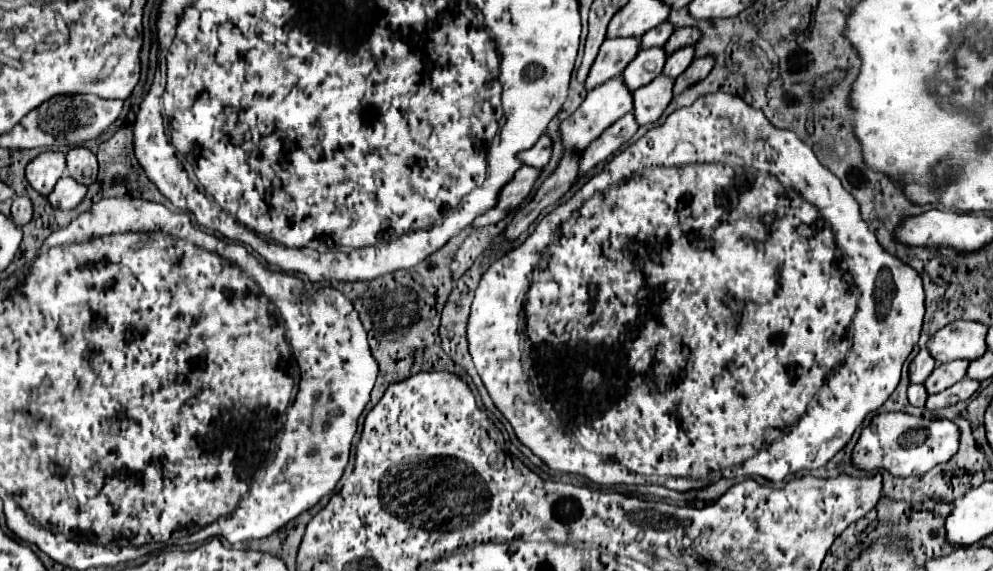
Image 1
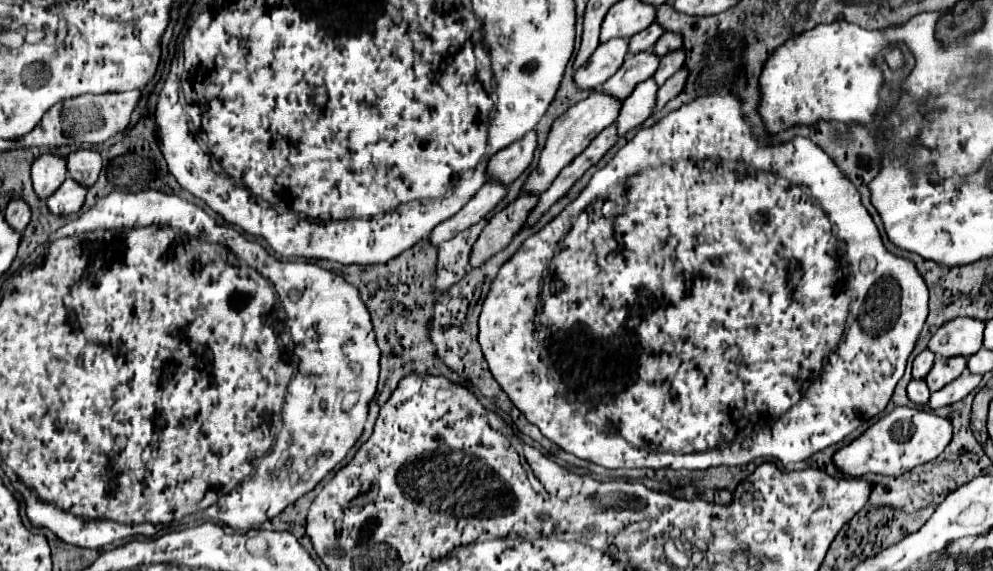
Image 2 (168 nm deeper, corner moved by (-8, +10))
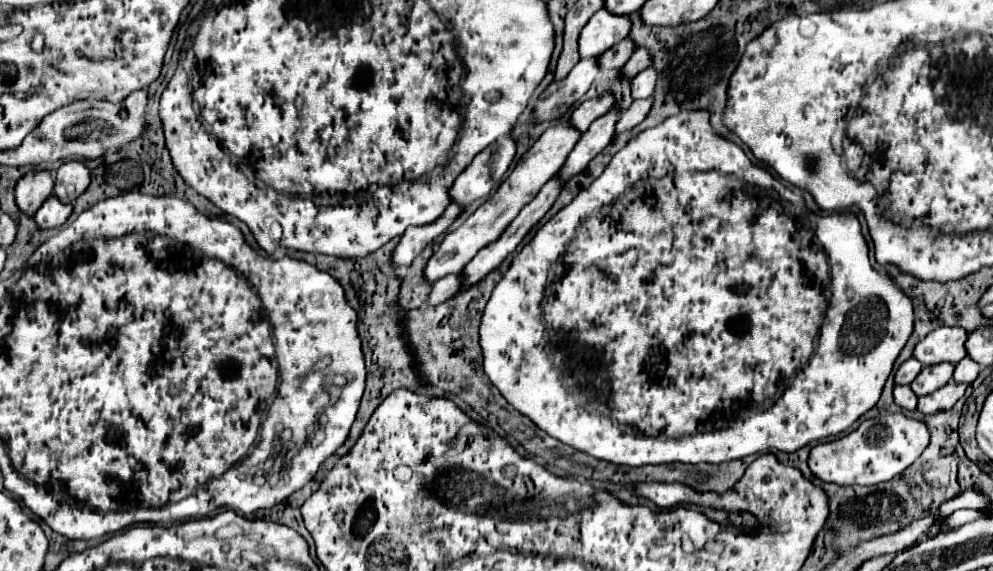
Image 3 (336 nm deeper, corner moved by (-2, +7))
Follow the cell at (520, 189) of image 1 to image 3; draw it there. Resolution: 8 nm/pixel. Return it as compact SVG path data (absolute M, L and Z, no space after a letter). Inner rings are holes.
M450 203L446 213L430 223L430 225L422 225L422 227L410 227L402 237L400 237L400 243L396 245L394 249L394 255L392 255L392 263L396 269L406 269L410 267L410 263L414 261L416 255L420 255L436 237L440 237L442 233L446 233L446 229L452 225L452 221L456 221L460 217L460 213L464 211L462 205L456 205L456 203Z

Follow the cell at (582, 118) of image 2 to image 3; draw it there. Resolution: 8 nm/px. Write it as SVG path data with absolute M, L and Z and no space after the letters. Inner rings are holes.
M558 123L550 129L546 129L540 139L530 147L528 153L522 155L522 159L516 163L514 171L504 179L504 183L498 187L498 191L476 211L472 213L462 227L458 227L456 231L448 233L444 237L444 241L436 247L432 259L426 265L426 279L428 283L438 281L440 277L448 275L448 273L460 273L466 263L488 243L496 241L502 231L512 223L512 219L522 211L522 207L526 207L536 195L538 191L544 187L544 183L560 171L562 163L566 161L566 155L570 155L570 151L574 149L574 143L580 139L582 135L578 135L578 131L574 131L574 127L566 127L564 123Z

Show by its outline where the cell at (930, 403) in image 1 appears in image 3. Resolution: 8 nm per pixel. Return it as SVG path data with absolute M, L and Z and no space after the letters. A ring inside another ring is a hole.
M946 383L942 389L930 393L930 395L924 395L918 399L918 411L920 413L938 413L938 411L946 411L946 409L952 409L956 405L956 401L964 395L968 385L964 383Z

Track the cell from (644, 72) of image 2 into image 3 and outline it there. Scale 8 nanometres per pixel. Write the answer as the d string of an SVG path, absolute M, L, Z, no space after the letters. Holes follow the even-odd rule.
M608 91L608 93L600 95L600 97L588 99L588 101L580 103L580 105L574 109L574 113L570 115L570 123L584 133L584 131L590 127L592 121L596 121L598 117L602 117L604 113L608 113L608 111L614 107L614 101L616 101L616 99L614 99L612 91Z

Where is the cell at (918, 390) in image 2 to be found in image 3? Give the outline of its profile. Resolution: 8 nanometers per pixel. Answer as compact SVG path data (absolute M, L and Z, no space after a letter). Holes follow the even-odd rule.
M896 385L896 387L894 387L894 401L896 401L896 405L900 405L902 409L914 411L918 397L914 395L914 391L912 391L908 385Z

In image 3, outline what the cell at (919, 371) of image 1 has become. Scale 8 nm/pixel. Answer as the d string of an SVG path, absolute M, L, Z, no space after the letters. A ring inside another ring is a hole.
M910 357L908 361L904 361L900 365L900 369L896 373L896 385L910 385L920 371L922 371L922 365L914 357Z

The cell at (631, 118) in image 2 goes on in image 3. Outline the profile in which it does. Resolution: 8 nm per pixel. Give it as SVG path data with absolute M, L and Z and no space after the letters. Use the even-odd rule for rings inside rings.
M608 111L602 115L602 119L596 119L590 125L590 131L580 137L574 151L568 155L564 167L562 167L562 179L568 181L572 175L580 173L604 147L608 147L616 135L616 123L618 123L620 111Z

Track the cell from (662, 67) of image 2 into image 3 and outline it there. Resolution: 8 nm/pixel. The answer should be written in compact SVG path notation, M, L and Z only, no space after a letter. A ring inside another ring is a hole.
M648 67L646 71L638 73L636 79L632 79L632 97L634 99L650 97L654 93L656 79L658 79L658 73L654 71L654 67Z

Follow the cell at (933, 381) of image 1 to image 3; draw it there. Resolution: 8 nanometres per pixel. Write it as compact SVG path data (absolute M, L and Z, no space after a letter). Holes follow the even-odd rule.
M938 363L934 367L924 367L920 371L920 375L912 381L910 387L918 397L928 395L928 393L944 387L952 379L952 371L954 371L952 363Z

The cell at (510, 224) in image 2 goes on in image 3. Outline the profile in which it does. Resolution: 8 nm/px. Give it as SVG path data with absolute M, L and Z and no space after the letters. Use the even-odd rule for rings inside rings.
M446 275L446 279L438 279L438 283L434 283L434 289L428 297L428 305L438 305L450 299L454 293L460 291L462 281L464 281L462 275Z

